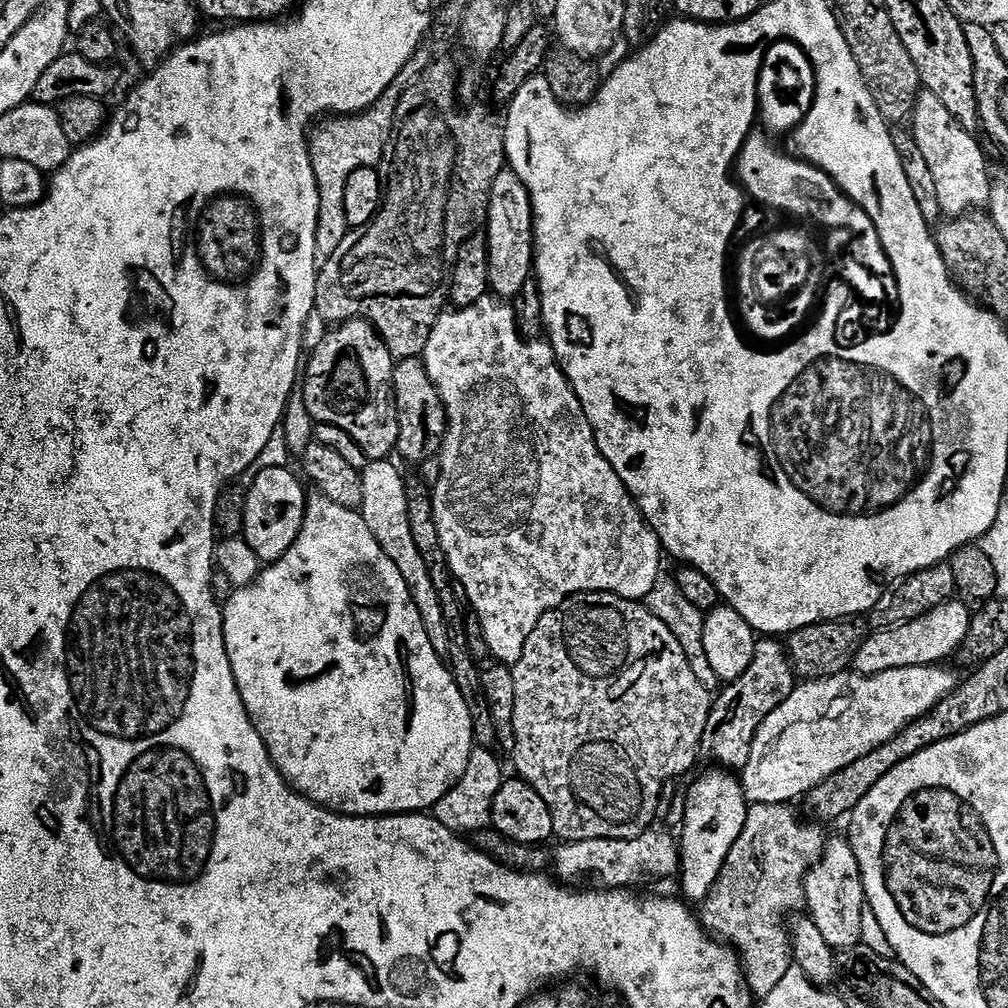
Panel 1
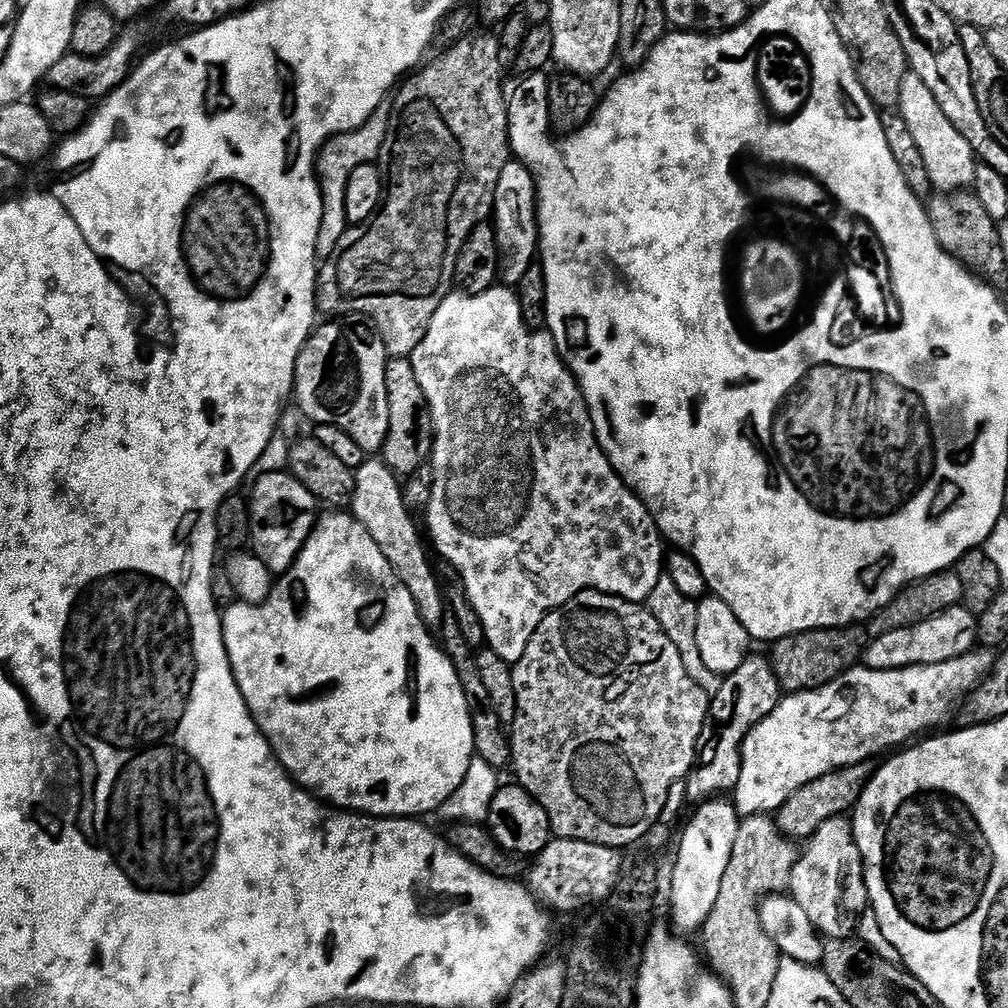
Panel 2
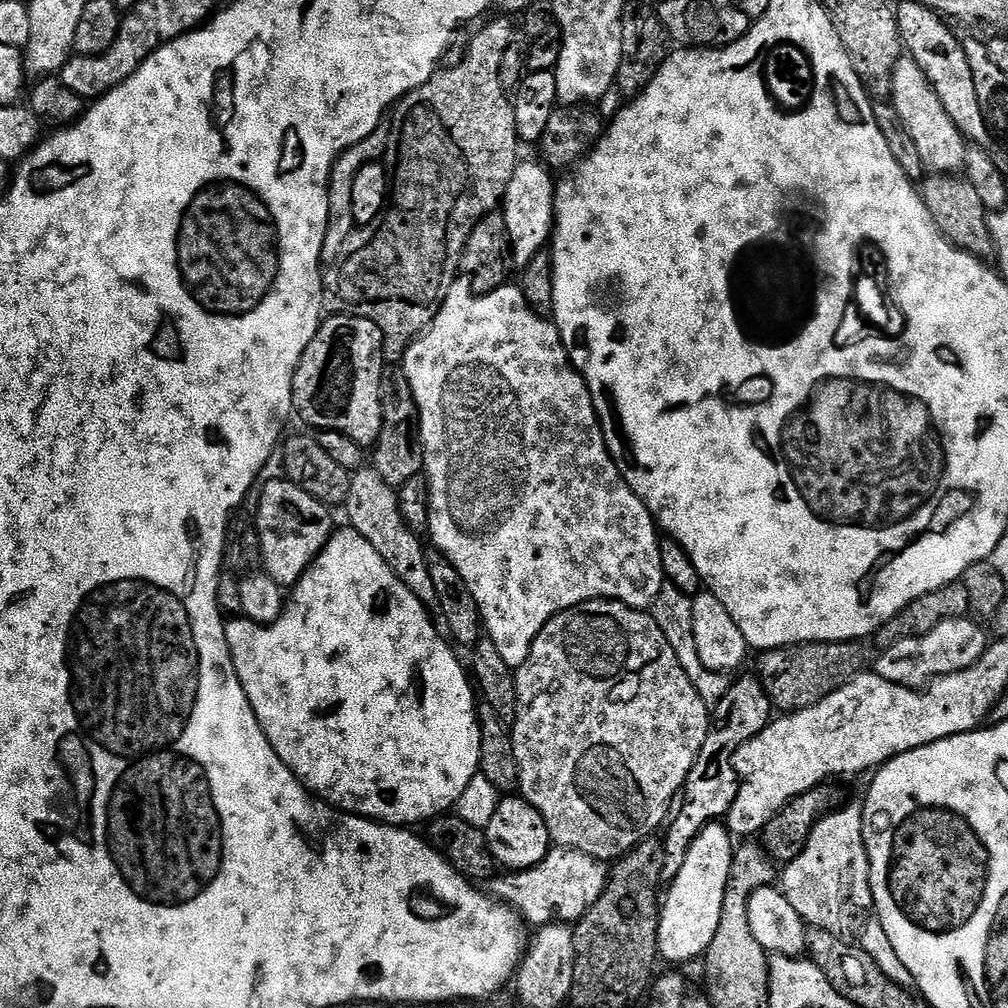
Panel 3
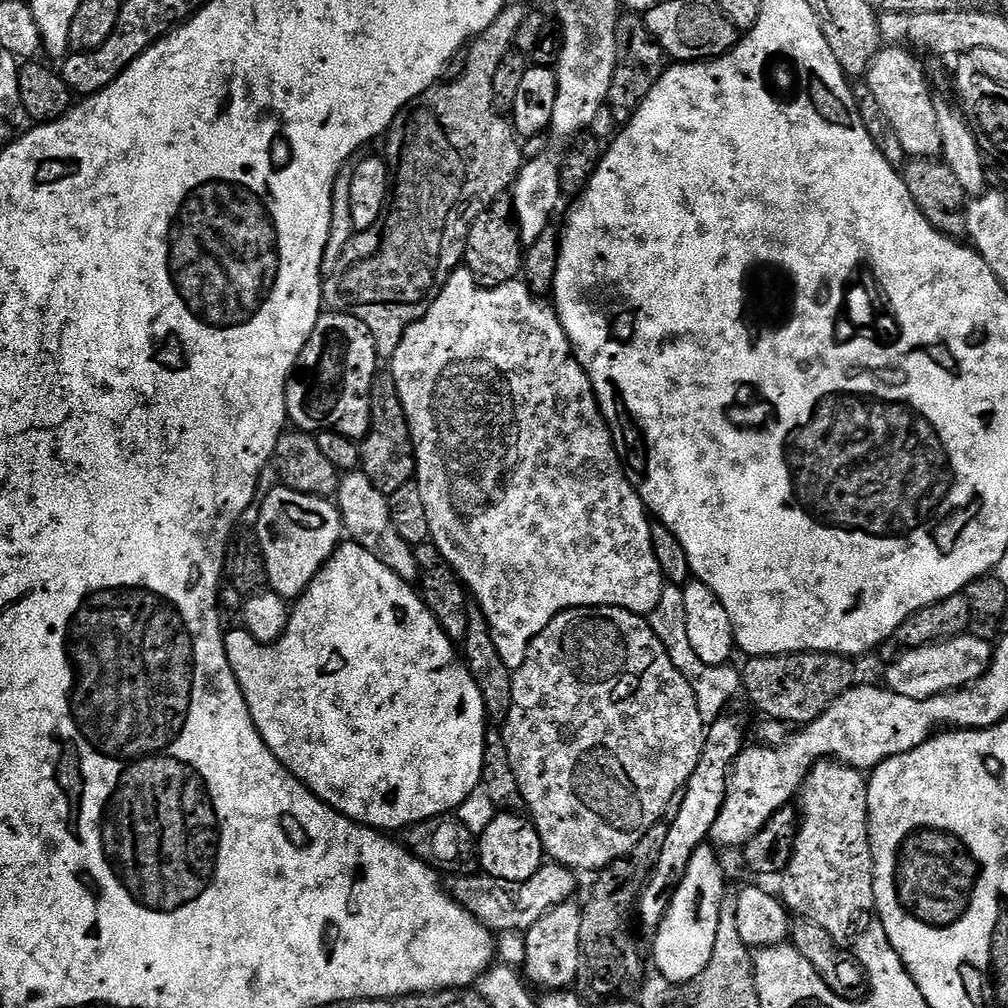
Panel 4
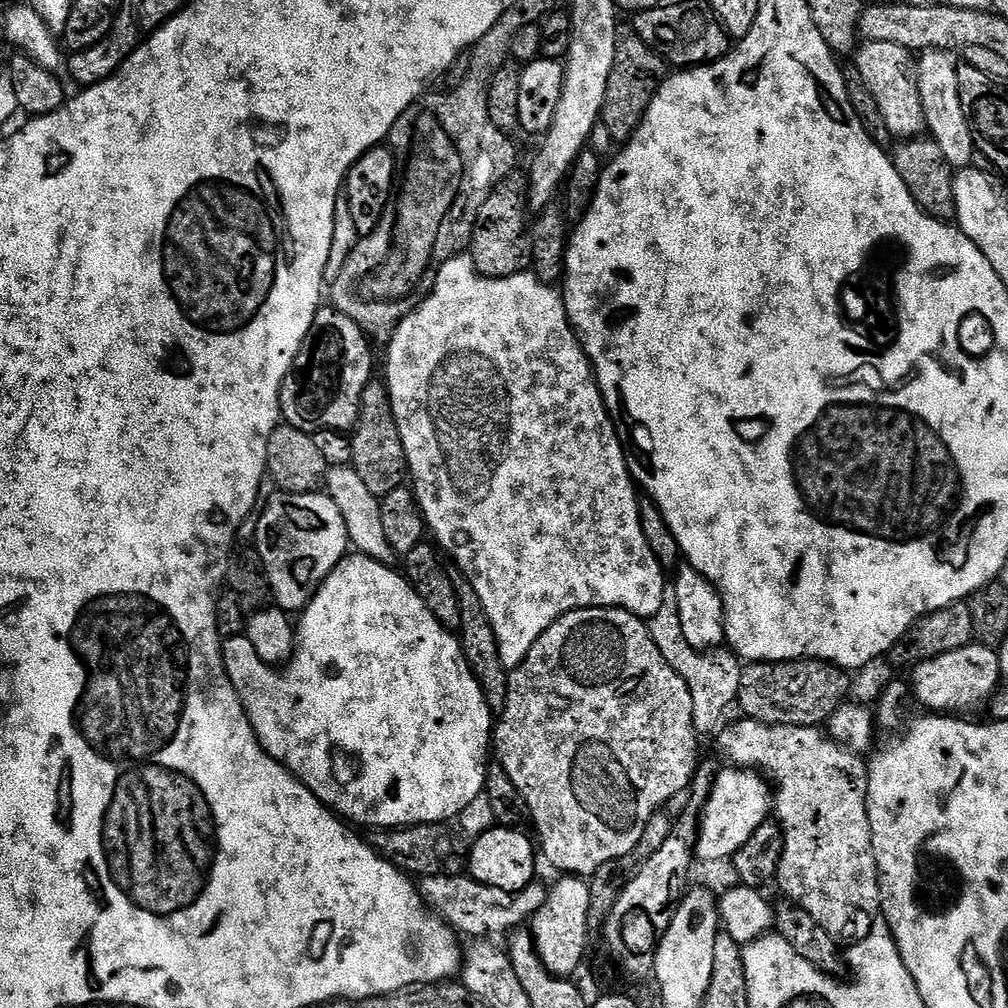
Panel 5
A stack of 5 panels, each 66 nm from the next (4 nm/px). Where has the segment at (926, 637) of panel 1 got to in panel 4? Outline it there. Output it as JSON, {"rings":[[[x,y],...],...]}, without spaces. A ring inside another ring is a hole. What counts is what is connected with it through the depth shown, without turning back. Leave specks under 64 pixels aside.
{"rings":[[[971,634],[951,636],[949,640],[903,651],[888,668],[886,687],[891,692],[902,694],[902,698],[915,700],[926,700],[941,696],[943,692],[967,688],[984,676],[984,671],[992,664],[993,651],[993,645],[989,641]]]}

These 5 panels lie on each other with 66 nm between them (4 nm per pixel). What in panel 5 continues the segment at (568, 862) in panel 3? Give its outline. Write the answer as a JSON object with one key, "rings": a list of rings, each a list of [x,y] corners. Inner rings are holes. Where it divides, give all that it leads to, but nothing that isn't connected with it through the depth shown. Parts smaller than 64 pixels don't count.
{"rings":[[[428,874],[419,881],[418,891],[424,903],[435,912],[444,923],[457,933],[465,932],[468,938],[484,938],[487,932],[506,934],[514,928],[527,925],[536,911],[544,904],[545,885],[533,882],[520,892],[507,892],[472,879],[467,874],[450,876],[447,874]]]}

